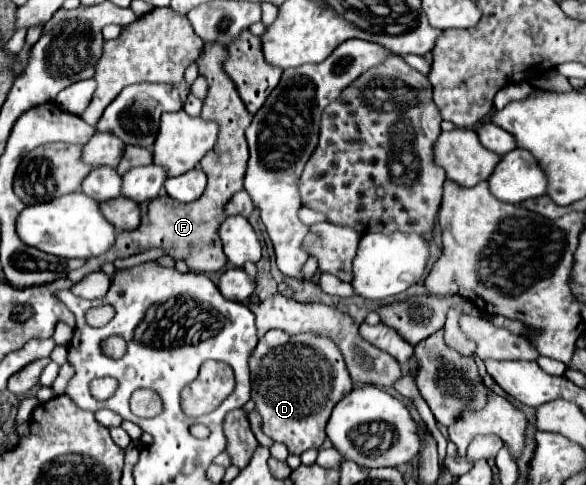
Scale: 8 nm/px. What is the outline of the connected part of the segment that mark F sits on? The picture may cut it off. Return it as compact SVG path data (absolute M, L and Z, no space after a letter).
M206 44L198 58L200 74L206 76L206 80L210 80L202 116L216 120L220 126L216 146L212 148L212 152L208 152L208 156L204 156L204 160L200 161L202 170L208 176L208 186L204 194L192 204L180 204L168 194L158 196L156 200L148 204L148 212L144 214L140 228L132 232L120 232L116 238L116 244L112 246L112 252L106 252L104 256L98 256L96 260L88 260L84 268L78 268L76 272L72 272L70 280L80 282L88 274L100 272L102 264L106 262L128 258L128 256L134 256L134 254L140 254L152 248L164 250L174 260L184 260L192 272L218 272L224 268L226 256L222 252L222 240L218 236L218 228L226 220L224 206L236 192L244 188L244 172L246 172L246 162L248 162L248 146L246 146L244 128L248 128L252 122L252 114L246 110L244 102L240 100L236 84L224 72L222 64L226 58L228 58L228 50L216 48L216 44Z

